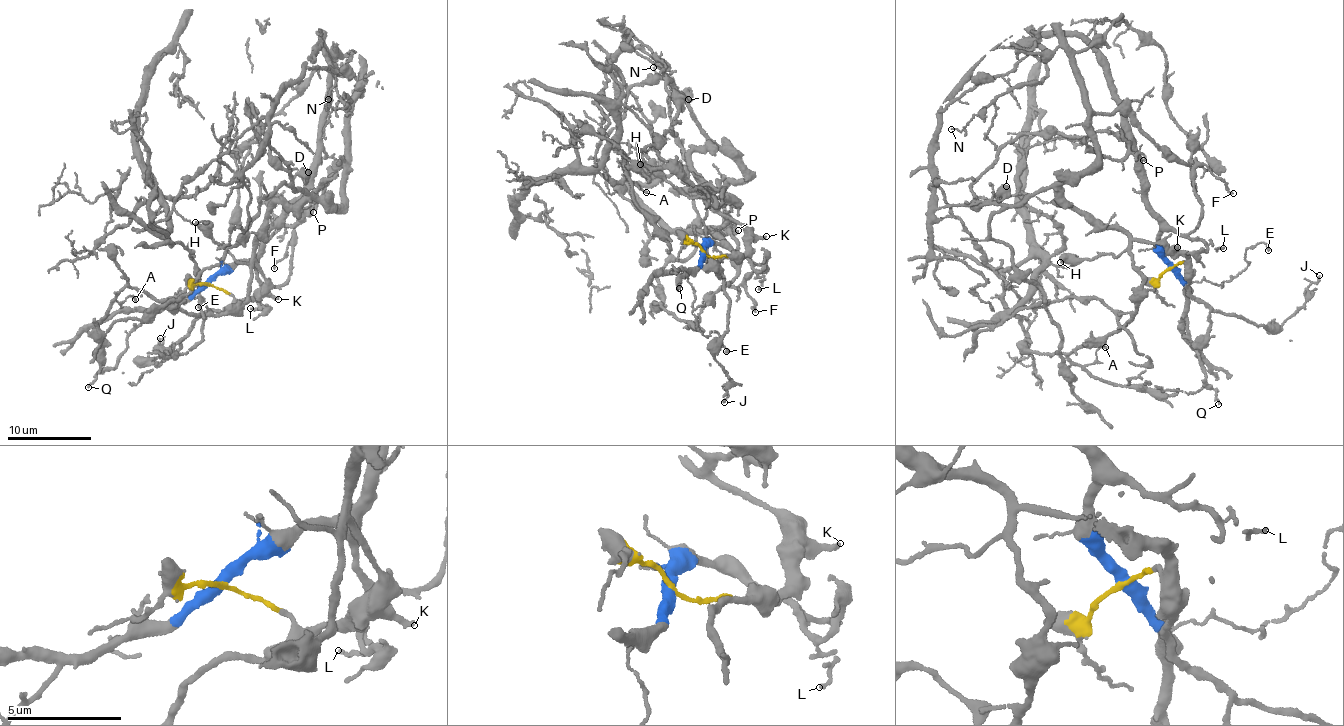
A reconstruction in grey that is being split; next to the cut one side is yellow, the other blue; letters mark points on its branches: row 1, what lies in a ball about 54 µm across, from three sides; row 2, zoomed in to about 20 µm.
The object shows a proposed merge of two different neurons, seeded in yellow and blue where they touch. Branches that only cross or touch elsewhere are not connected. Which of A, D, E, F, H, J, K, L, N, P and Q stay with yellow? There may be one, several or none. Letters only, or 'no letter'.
A, D, H, J, K

